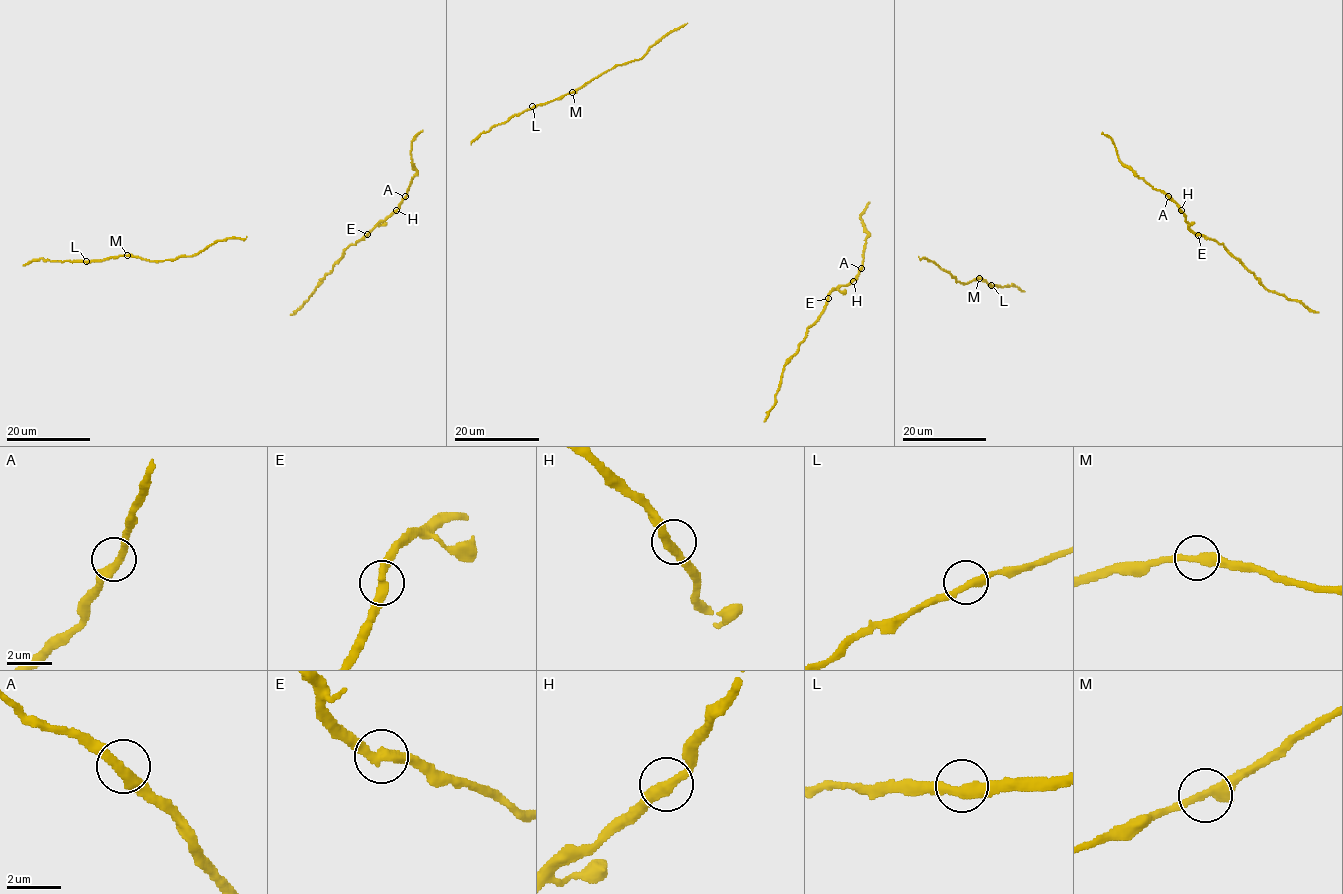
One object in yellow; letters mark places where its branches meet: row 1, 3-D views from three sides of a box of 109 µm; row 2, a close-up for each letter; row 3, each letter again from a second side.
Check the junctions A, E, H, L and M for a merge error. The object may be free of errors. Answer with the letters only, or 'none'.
none

